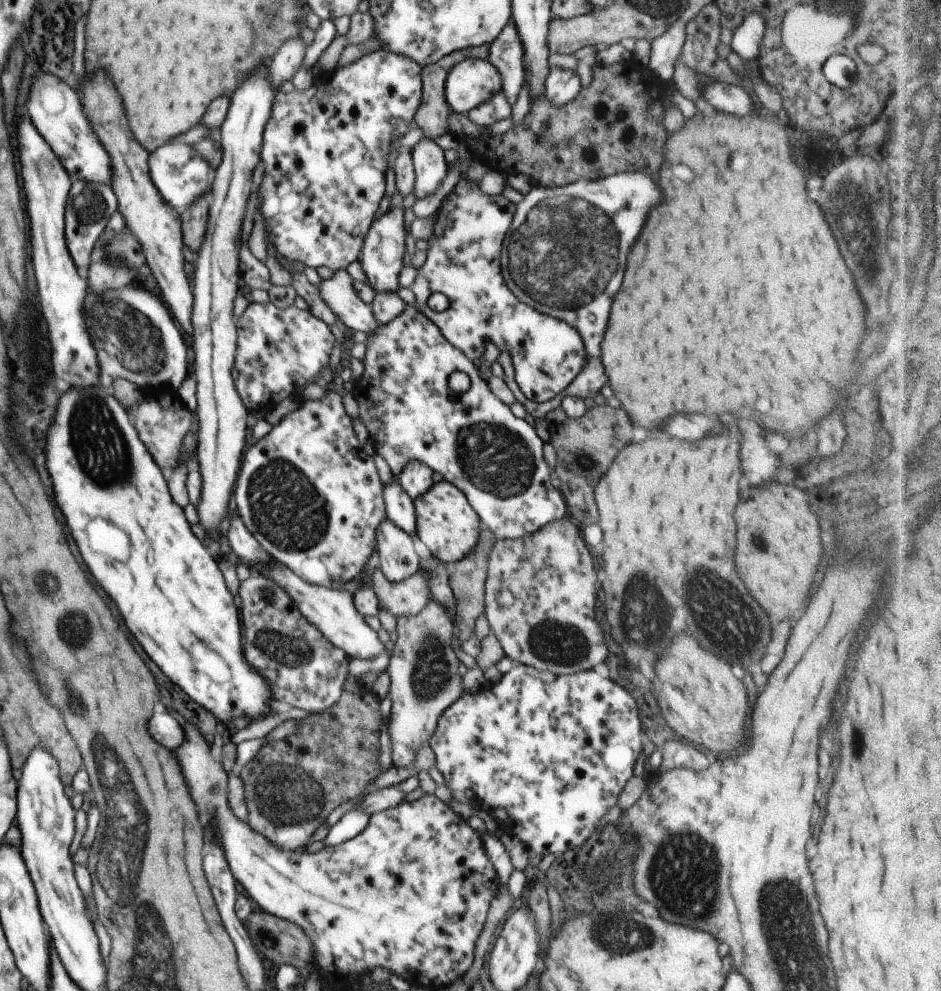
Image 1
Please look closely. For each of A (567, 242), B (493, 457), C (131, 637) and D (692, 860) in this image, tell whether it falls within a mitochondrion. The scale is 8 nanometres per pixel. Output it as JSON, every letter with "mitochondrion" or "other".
{"A":"mitochondrion","B":"mitochondrion","C":"other","D":"mitochondrion"}

